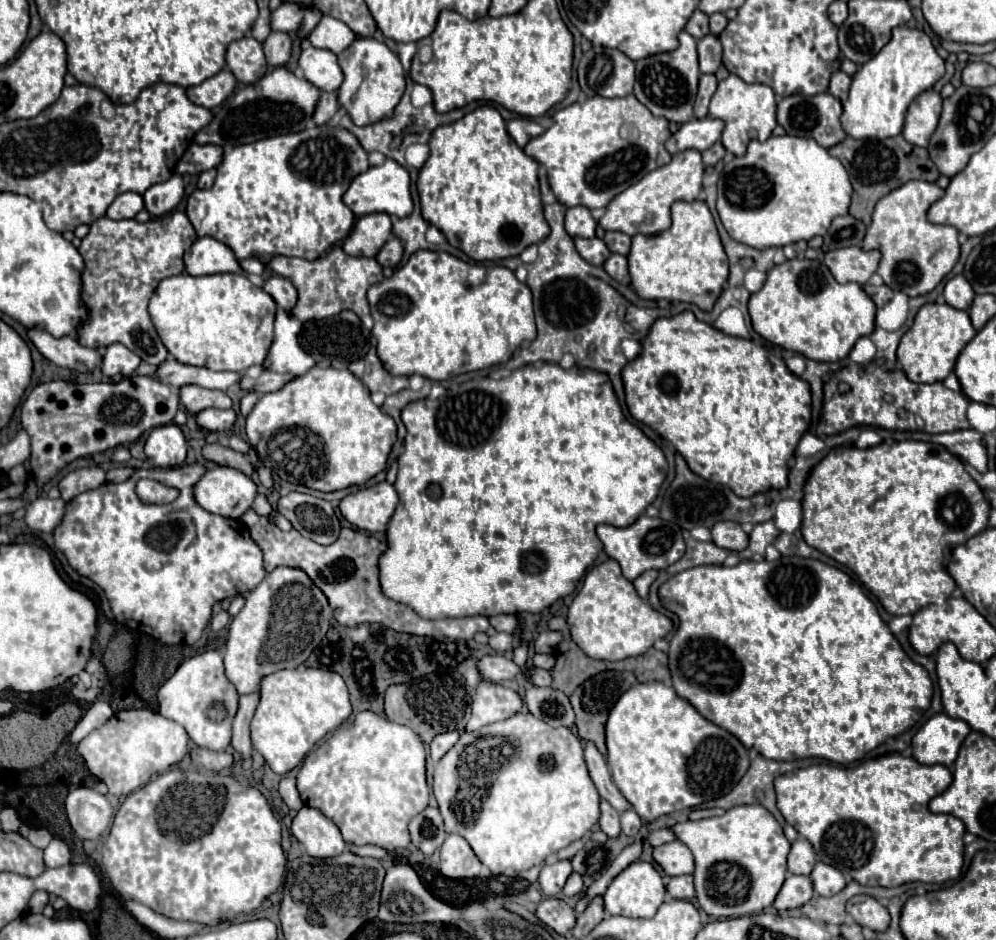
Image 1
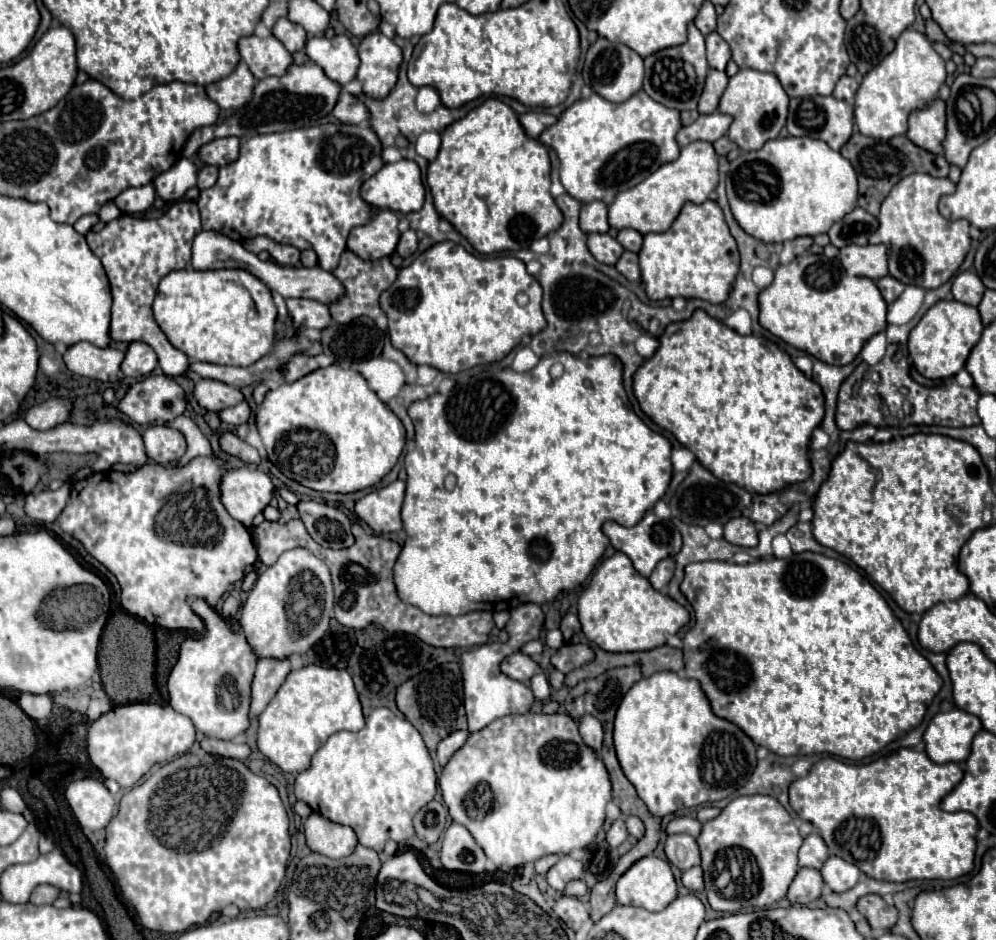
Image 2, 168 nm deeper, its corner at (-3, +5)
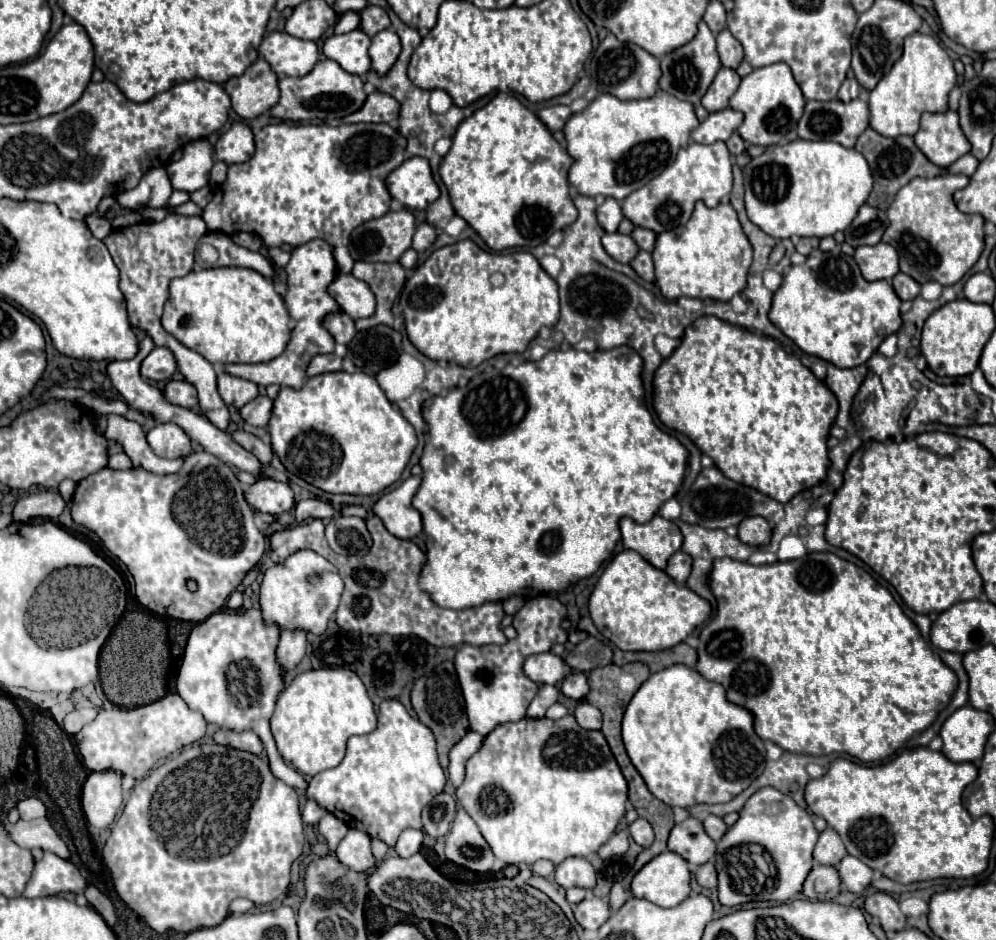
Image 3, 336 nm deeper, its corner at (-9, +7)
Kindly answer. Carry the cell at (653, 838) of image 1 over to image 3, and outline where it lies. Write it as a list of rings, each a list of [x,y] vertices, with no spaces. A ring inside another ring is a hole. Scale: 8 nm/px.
[[[709,814],[709,816],[703,820],[703,824],[705,824],[705,828],[707,828],[707,834],[709,834],[715,842],[719,842],[719,840],[723,838],[723,834],[727,832],[727,824],[723,822],[721,816]]]

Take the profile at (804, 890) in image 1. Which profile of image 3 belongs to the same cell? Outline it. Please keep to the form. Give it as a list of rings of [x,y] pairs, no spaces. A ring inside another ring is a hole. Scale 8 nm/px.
[[[817,864],[803,884],[803,894],[809,900],[833,900],[839,896],[839,886],[839,872],[833,866]]]

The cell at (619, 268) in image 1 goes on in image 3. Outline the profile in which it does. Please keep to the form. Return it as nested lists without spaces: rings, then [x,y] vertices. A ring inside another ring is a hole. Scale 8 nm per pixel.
[[[639,252],[639,256],[635,256],[635,260],[631,262],[633,270],[647,282],[653,282],[655,280],[655,272],[653,272],[653,260],[651,260],[651,254],[649,252]]]

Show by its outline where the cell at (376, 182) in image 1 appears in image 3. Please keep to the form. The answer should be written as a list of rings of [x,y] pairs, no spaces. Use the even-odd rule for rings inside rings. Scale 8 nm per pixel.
[[[409,158],[387,176],[389,194],[409,210],[425,210],[439,198],[427,158]]]

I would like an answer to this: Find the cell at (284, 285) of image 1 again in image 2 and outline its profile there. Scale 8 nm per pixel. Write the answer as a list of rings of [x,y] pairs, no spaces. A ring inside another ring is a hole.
[[[287,298],[287,310],[295,324],[323,330],[331,322],[329,308],[317,300],[309,298]]]

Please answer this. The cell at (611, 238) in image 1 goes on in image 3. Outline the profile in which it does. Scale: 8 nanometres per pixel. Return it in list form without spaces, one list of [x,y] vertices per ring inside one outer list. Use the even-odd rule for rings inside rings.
[[[635,228],[633,230],[633,240],[639,244],[641,250],[645,252],[653,252],[655,248],[655,240],[657,240],[657,234],[653,230],[647,230],[647,228]]]

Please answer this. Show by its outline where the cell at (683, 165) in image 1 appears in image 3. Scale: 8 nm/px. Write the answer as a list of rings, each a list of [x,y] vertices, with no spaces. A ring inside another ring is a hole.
[[[691,142],[687,148],[679,150],[677,160],[671,166],[667,166],[649,184],[629,194],[621,202],[621,208],[625,218],[629,218],[635,226],[649,228],[653,232],[665,232],[687,224],[687,220],[693,214],[695,202],[703,200],[709,208],[713,208],[721,202],[723,196],[731,192],[731,188],[733,188],[733,164],[725,142],[715,142],[709,146]]]

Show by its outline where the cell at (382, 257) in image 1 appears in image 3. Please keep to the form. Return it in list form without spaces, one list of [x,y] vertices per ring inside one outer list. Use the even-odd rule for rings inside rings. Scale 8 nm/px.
[[[425,222],[425,224],[417,226],[417,232],[413,236],[413,248],[417,252],[425,252],[435,242],[435,238],[437,238],[437,230]]]

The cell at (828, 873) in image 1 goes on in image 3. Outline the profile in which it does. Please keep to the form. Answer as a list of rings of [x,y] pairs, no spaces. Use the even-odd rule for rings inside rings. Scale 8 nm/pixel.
[[[845,856],[837,866],[837,872],[841,876],[841,882],[847,886],[847,891],[855,894],[867,890],[873,878],[873,870],[855,856]]]

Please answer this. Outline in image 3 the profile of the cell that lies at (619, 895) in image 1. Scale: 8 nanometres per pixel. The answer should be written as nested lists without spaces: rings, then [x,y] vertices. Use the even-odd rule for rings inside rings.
[[[665,850],[647,862],[631,882],[633,896],[645,898],[661,908],[673,908],[691,894],[691,870],[687,860]]]

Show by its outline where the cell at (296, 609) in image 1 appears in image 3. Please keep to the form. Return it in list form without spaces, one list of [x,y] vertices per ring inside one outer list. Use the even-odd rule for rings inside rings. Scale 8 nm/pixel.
[[[299,550],[285,562],[271,566],[261,582],[259,604],[265,622],[275,622],[283,628],[303,628],[313,634],[323,634],[331,614],[337,610],[343,594],[343,580],[337,568],[323,556],[311,550]]]

